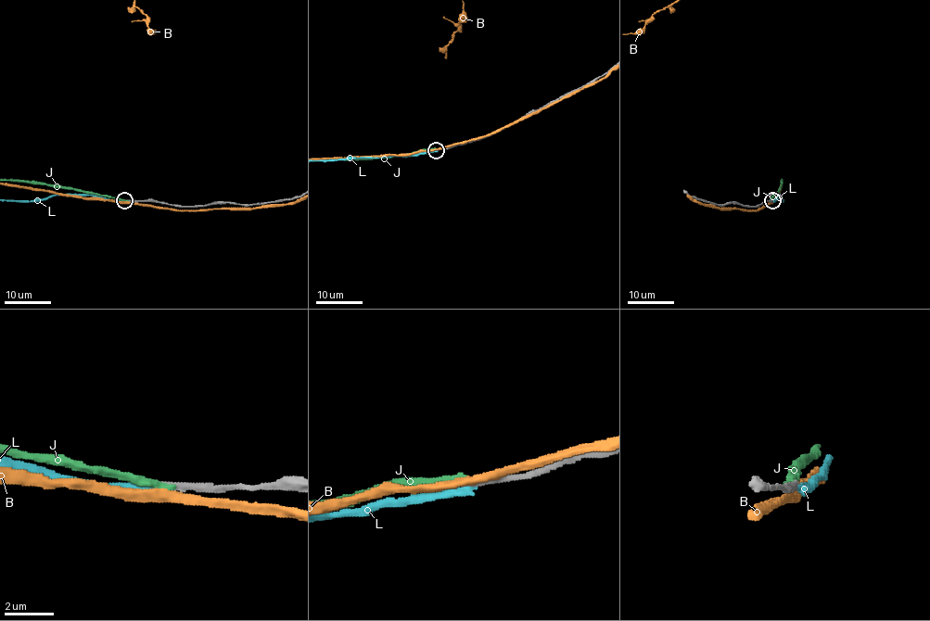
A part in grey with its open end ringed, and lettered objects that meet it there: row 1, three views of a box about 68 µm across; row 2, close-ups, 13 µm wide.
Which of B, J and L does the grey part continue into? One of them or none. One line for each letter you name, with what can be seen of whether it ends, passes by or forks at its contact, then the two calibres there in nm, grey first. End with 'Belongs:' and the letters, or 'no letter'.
Belongs: no letter

